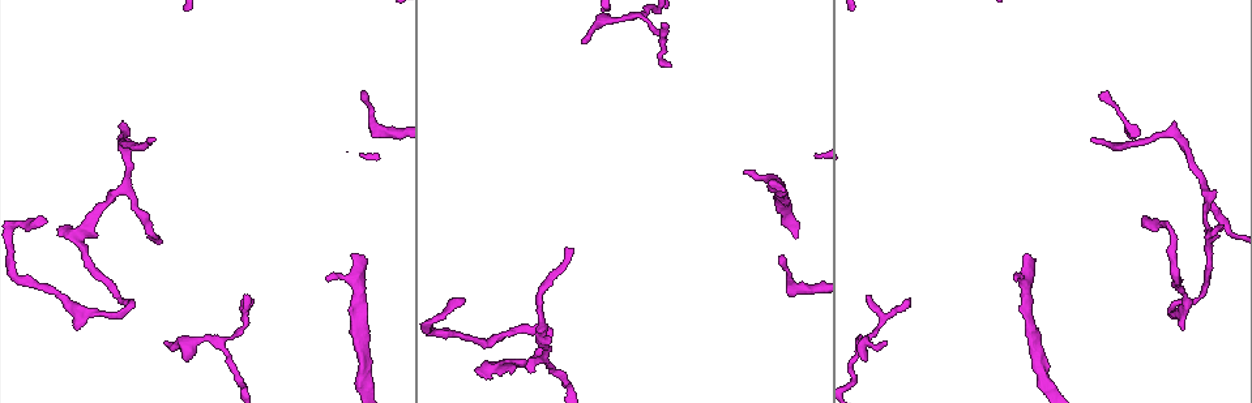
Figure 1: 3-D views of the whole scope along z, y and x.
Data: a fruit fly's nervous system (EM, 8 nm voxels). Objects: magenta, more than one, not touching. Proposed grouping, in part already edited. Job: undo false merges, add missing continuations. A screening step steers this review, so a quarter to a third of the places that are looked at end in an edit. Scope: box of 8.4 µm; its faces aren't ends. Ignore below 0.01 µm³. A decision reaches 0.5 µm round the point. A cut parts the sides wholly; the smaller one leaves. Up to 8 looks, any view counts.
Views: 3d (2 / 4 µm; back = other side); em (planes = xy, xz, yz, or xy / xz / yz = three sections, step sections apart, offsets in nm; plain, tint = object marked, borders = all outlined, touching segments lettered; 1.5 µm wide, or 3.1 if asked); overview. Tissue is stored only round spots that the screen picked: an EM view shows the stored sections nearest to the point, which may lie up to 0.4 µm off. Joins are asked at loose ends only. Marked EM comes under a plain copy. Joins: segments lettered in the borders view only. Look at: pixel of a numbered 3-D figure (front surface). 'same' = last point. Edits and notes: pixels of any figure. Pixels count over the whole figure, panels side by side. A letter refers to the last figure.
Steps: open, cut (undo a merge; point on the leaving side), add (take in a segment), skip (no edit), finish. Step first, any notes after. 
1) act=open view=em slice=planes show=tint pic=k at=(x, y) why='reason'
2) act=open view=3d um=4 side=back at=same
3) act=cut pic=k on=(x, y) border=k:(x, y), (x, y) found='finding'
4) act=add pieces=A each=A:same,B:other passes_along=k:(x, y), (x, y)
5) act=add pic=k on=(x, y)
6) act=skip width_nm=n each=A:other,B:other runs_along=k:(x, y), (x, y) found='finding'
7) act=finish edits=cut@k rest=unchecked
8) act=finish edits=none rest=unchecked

act=open view=3d um=2 pic=1 at=(164, 343) why='thin end'

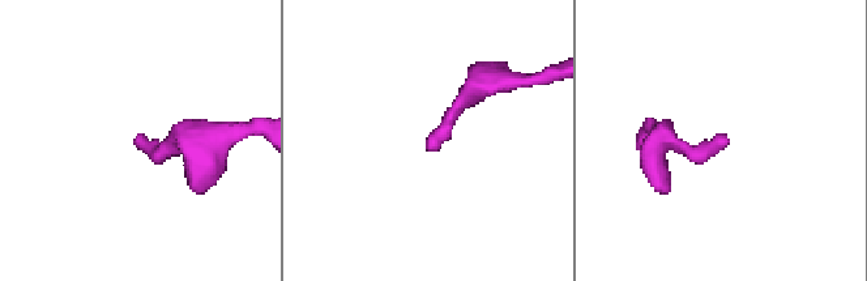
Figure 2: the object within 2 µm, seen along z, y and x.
act=open view=em slice=planes show=borders pic=2 at=(434, 147)

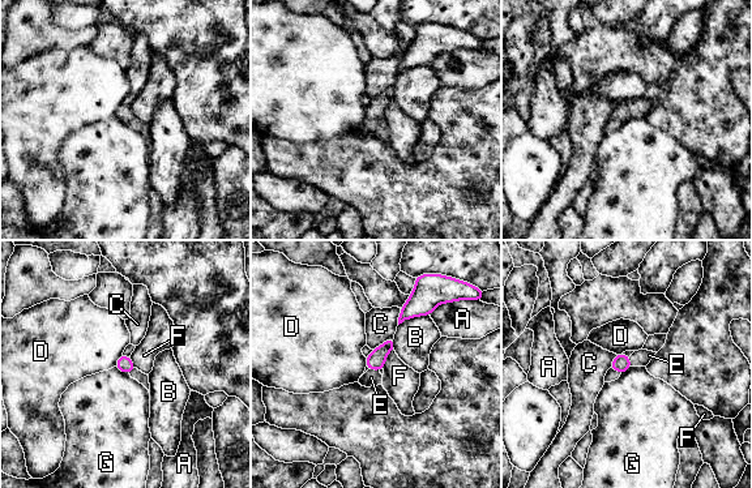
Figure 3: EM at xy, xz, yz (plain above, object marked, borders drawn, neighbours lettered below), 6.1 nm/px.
act=add pieces=E each=A:other,B:other,C:other,D:other,E:same,F:other,G:other passes_along=3:(375, 360), (374, 368), (371, 377) found='it goes on there'

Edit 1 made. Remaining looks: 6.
act=open view=overview why='see it whole again'

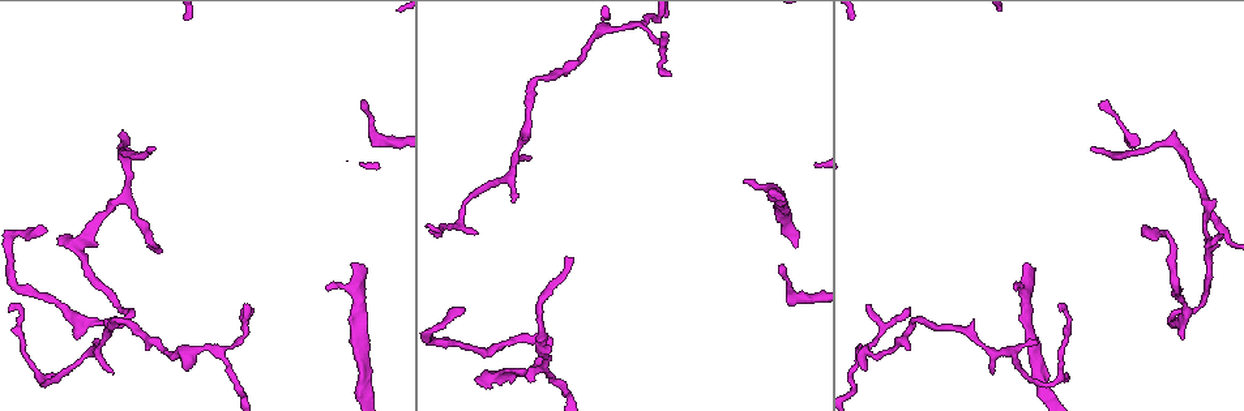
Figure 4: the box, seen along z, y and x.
act=open view=3d um=2 side=back pic=4 at=(355, 266) why='branch stops here'

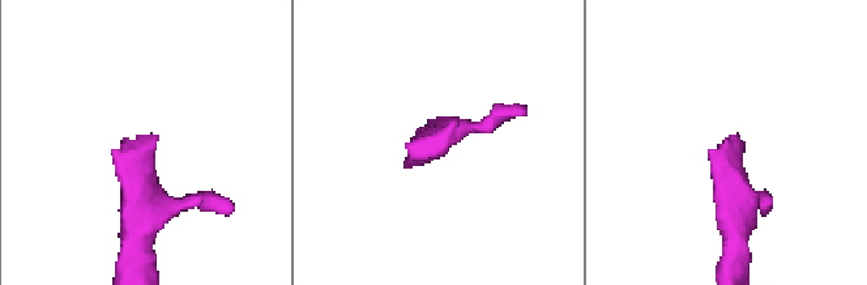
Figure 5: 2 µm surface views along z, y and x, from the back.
act=open view=em slice=planes show=borders pic=5 at=(738, 133) why='shape alone is not enough'

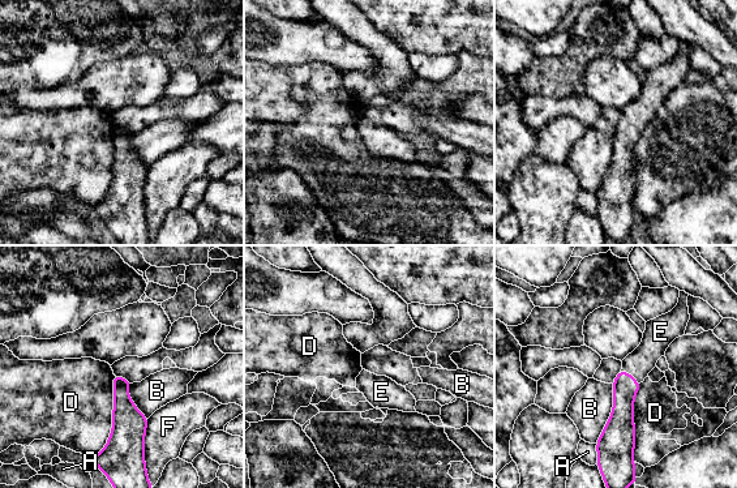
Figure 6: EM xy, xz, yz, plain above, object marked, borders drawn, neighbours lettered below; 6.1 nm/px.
act=add pieces=E width_nm=100 each=A:other,B:other,D:other,E:same,F:other passes_along=6:(625, 386), (629, 375), (642, 360) found='it goes on there'

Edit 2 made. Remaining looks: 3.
act=open view=3d um=4 pic=4 at=(1173, 314) why='abrupt turn'

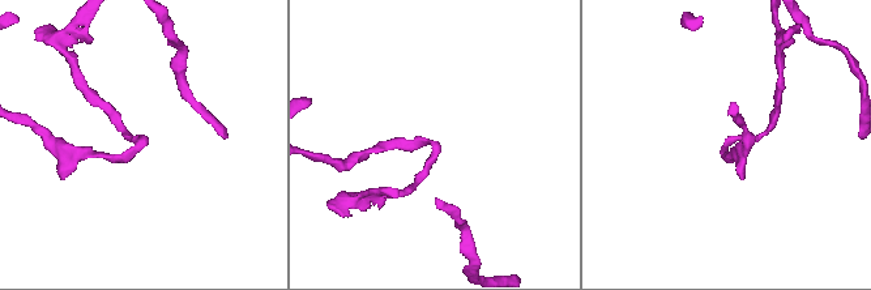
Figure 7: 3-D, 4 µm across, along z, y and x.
act=open view=em slice=planes show=borders pic=7 at=(725, 146) why='shape alone is not enough'

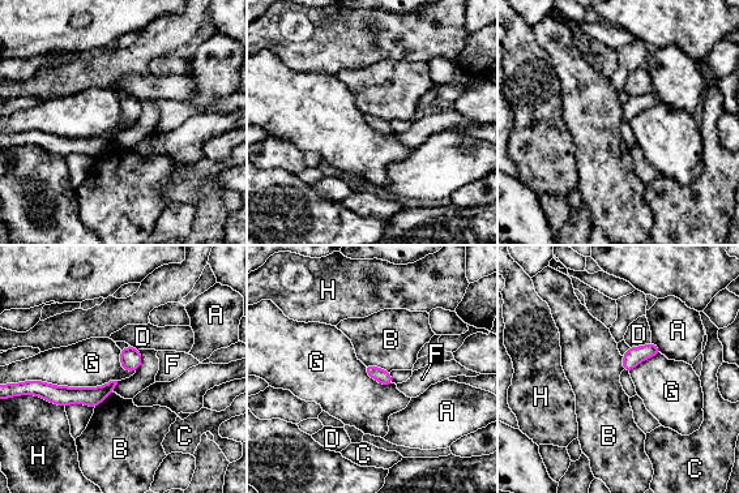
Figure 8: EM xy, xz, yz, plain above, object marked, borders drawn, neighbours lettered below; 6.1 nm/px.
act=skip each=A:other,B:other,C:other,D:other,F:other,G:other,H:other border=8:(364, 364), (372, 364), (389, 372) found='continuous, no second cell'

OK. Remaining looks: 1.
act=finish edits=add@3,add@6 rest=unchecked

